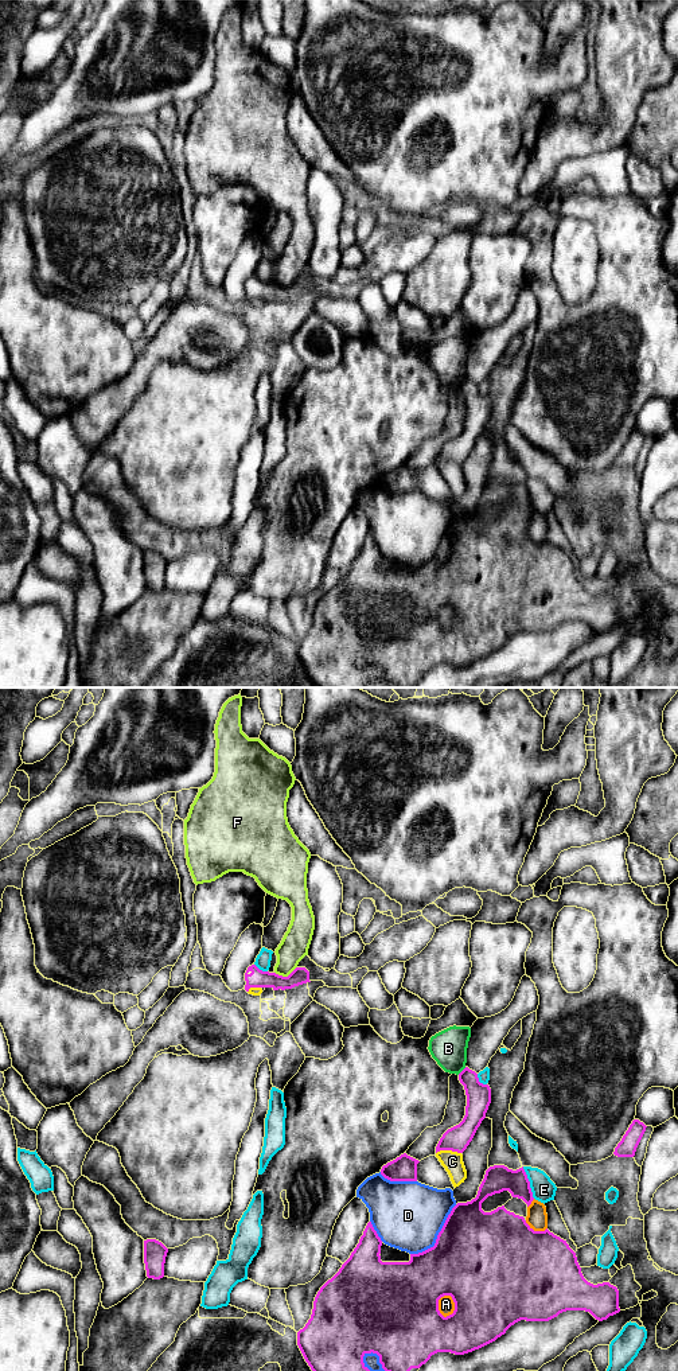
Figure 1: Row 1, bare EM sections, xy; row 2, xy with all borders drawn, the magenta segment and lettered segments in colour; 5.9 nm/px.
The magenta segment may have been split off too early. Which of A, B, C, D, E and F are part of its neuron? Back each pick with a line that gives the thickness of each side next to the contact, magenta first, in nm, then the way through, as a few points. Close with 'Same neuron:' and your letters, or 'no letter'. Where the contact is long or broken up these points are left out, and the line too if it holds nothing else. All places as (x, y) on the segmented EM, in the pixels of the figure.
F: 110 nm thick on the magenta side, 170 nm on the other; runs through xy (257, 978), (285, 977), (288, 954), (293, 947)
Same neuron: F

